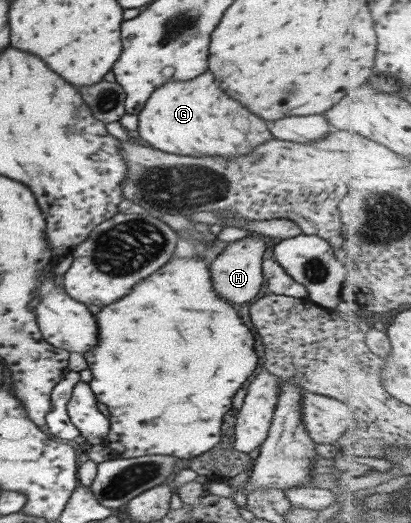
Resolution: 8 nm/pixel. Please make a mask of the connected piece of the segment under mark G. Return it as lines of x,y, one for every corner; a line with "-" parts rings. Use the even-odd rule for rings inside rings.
205,71
195,79
169,81
154,89
137,114
137,133
150,147
189,157
221,157
230,159
251,153
257,145
271,139
265,123
231,101

